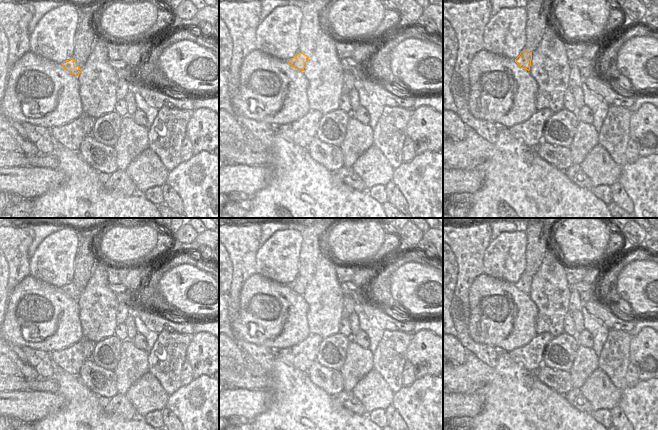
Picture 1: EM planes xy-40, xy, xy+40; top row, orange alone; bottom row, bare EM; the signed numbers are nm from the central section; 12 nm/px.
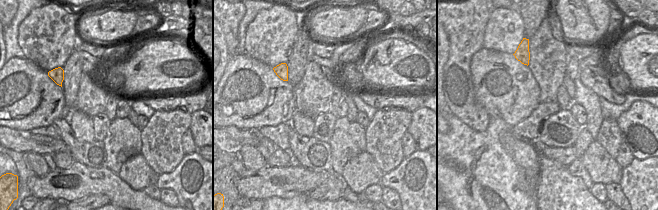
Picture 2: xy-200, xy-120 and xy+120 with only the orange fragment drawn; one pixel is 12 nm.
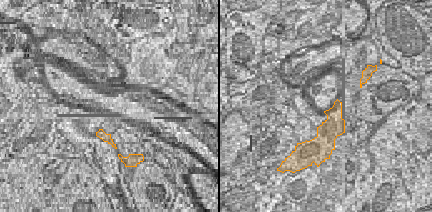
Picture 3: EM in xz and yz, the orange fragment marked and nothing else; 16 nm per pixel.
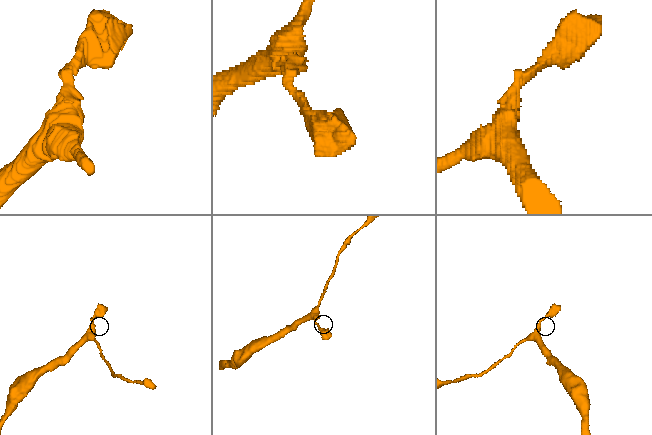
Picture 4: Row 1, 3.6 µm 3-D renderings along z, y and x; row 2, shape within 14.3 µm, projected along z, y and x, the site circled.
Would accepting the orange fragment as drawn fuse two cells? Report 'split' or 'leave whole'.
split

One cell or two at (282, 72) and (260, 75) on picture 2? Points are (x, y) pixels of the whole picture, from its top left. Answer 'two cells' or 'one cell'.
two cells

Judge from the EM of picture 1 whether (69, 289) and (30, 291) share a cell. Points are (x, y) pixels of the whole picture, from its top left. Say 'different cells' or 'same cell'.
different cells

